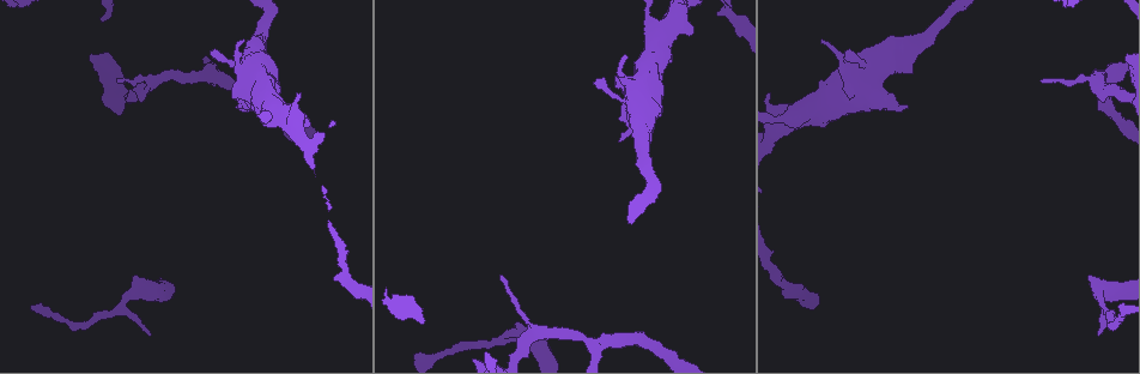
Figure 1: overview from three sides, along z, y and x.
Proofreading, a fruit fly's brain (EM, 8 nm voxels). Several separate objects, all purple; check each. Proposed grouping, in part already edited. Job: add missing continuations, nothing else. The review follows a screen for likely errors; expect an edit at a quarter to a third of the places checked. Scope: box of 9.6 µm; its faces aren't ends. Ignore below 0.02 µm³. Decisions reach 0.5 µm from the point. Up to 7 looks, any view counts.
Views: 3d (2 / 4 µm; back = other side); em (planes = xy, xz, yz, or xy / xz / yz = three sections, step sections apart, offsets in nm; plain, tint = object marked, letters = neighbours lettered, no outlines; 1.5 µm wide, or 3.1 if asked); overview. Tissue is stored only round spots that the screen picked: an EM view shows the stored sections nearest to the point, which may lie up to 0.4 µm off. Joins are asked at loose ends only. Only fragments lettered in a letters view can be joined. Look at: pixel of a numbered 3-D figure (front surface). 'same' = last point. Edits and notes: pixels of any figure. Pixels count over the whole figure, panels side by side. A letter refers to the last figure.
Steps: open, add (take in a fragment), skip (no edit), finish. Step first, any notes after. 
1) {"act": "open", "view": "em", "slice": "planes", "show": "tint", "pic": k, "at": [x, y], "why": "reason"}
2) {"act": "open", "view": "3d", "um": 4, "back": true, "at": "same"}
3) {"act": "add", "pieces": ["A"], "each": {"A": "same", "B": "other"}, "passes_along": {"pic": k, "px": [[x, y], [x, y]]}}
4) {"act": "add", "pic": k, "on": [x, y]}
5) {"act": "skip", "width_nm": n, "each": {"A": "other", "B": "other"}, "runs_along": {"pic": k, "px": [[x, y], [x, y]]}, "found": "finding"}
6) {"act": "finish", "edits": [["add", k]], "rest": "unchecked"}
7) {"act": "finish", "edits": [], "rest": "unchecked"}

{"act": "open", "view": "em", "slice": "planes", "show": "letters", "pic": 1, "at": [117, 80]}

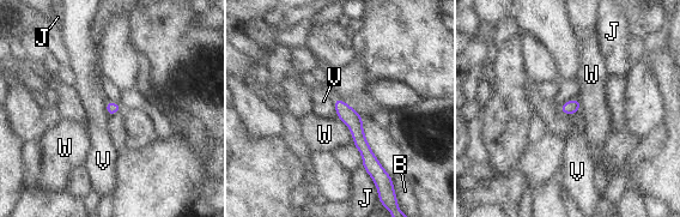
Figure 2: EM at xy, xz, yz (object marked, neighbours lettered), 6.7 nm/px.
{"act": "skip", "width_nm": 80, "each": {"B": "other", "J": "other", "V": "other", "W": "other"}, "border": {"pic": 2, "px": [[333, 98], [333, 106], [338, 116]]}, "found": "no lettered fragment goes on from it"}

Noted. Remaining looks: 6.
{"act": "open", "view": "em", "slice": "xy", "step": 4, "show": "tint", "pic": 1, "at": [240, 43], "why": "tapers out"}

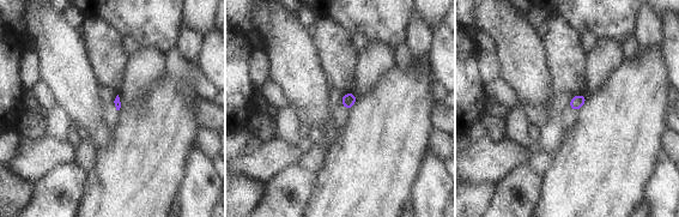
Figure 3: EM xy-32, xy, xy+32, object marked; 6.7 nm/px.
{"act": "open", "view": "em", "slice": "planes", "show": "letters", "at": "same"}

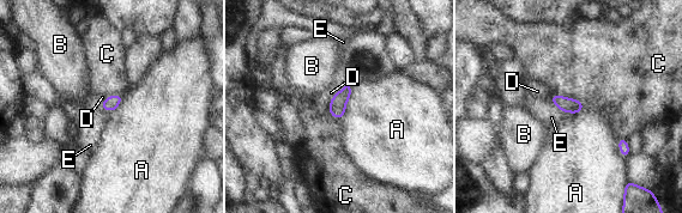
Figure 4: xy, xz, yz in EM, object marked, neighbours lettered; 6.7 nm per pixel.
{"act": "skip", "each": {"A": "other", "B": "other", "C": "other", "D": "other", "E": "other"}, "border": {"pic": 4, "px": [[352, 85], [345, 113], [340, 119]]}, "found": "no lettered fragment goes on from it"}

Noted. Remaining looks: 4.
{"act": "open", "view": "em", "slice": "planes", "show": "letters", "pic": 1, "at": [1098, 335], "why": "free end"}

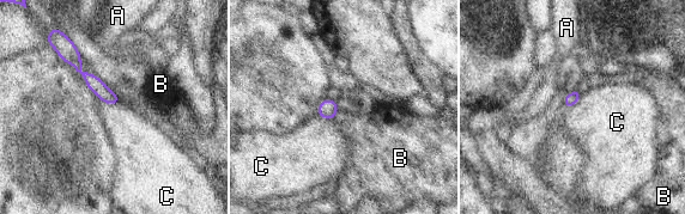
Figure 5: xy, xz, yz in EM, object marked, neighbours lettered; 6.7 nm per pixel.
{"act": "skip", "each": {"A": "other", "B": "other", "C": "other"}, "border": {"pic": 5, "px": [[101, 101], [110, 103], [121, 102]]}, "found": "no lettered fragment goes on from it"}

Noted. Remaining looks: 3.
{"act": "finish", "edits": [], "rest": "unchecked"}

